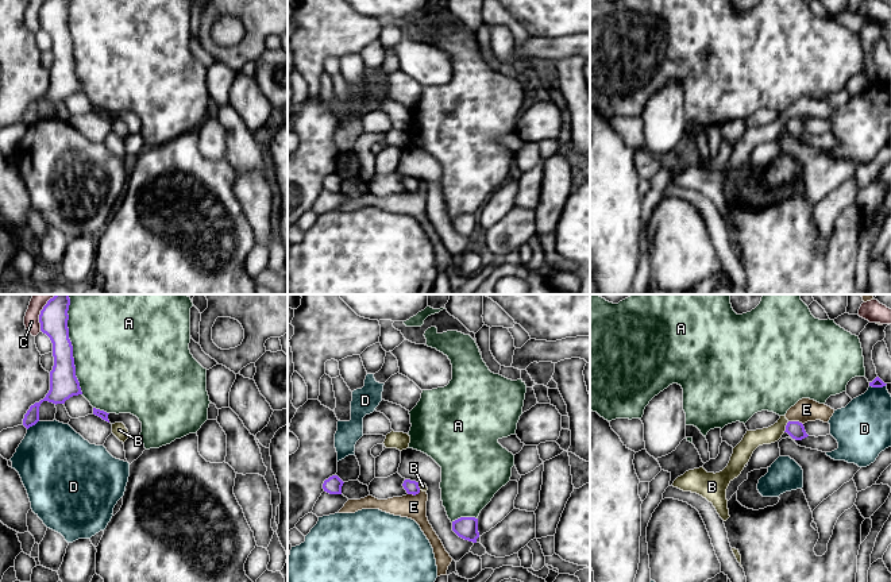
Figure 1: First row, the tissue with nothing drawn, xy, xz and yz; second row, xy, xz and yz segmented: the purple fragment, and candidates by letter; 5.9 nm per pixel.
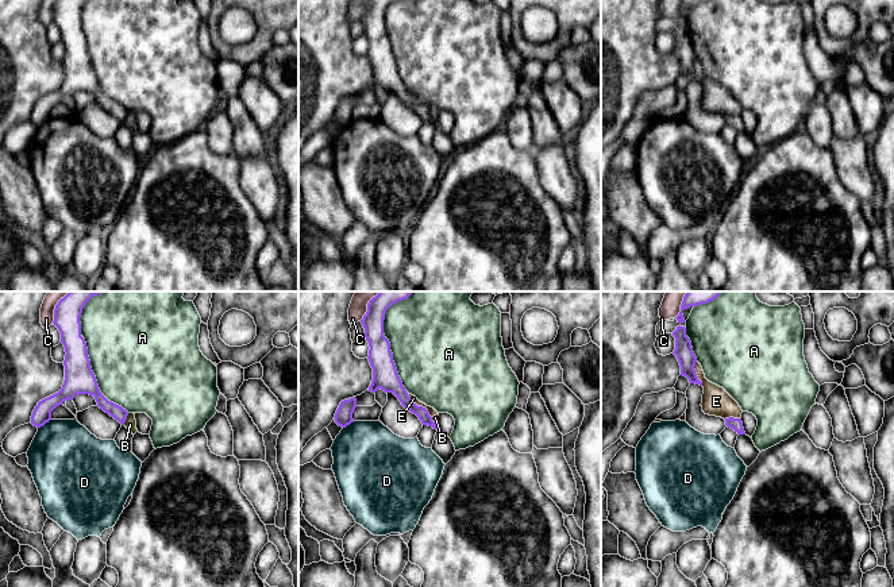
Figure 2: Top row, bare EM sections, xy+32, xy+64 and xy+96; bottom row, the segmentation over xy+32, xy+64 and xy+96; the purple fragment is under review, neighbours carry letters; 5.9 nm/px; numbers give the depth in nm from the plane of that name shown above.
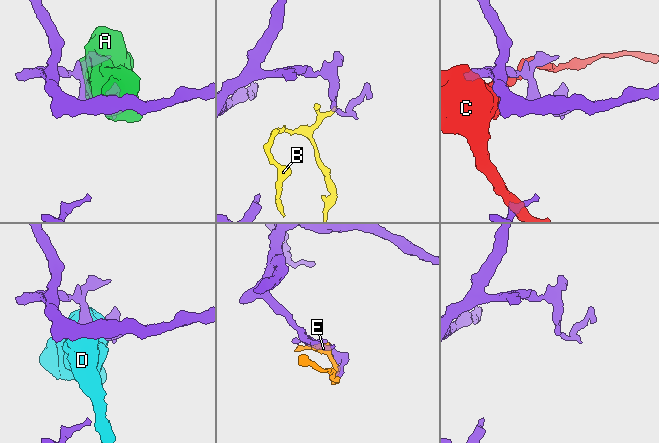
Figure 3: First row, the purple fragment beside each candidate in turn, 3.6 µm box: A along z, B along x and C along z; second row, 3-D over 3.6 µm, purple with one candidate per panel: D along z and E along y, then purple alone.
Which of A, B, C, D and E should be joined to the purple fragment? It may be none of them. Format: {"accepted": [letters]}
{"accepted": []}

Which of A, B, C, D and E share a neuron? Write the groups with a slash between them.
A / B E / C / D

